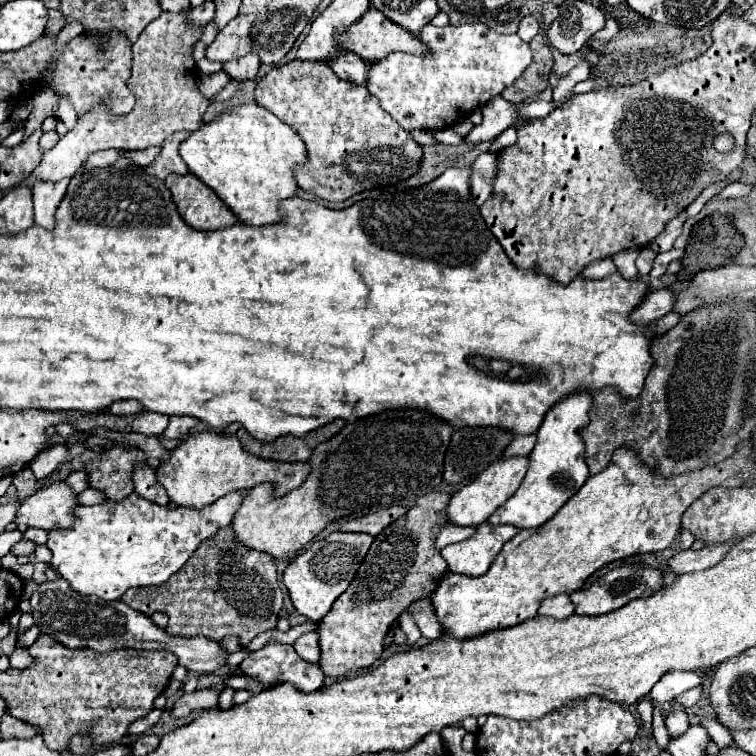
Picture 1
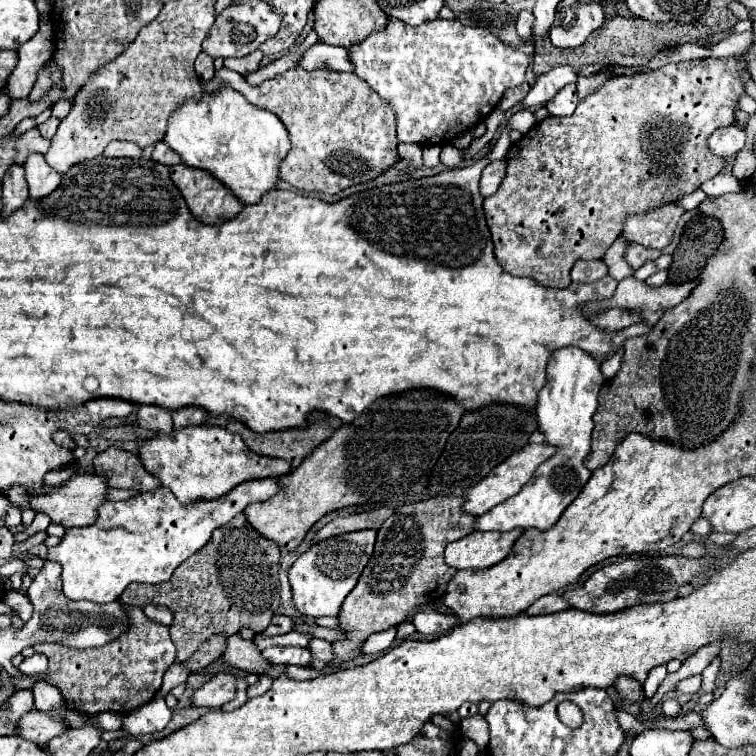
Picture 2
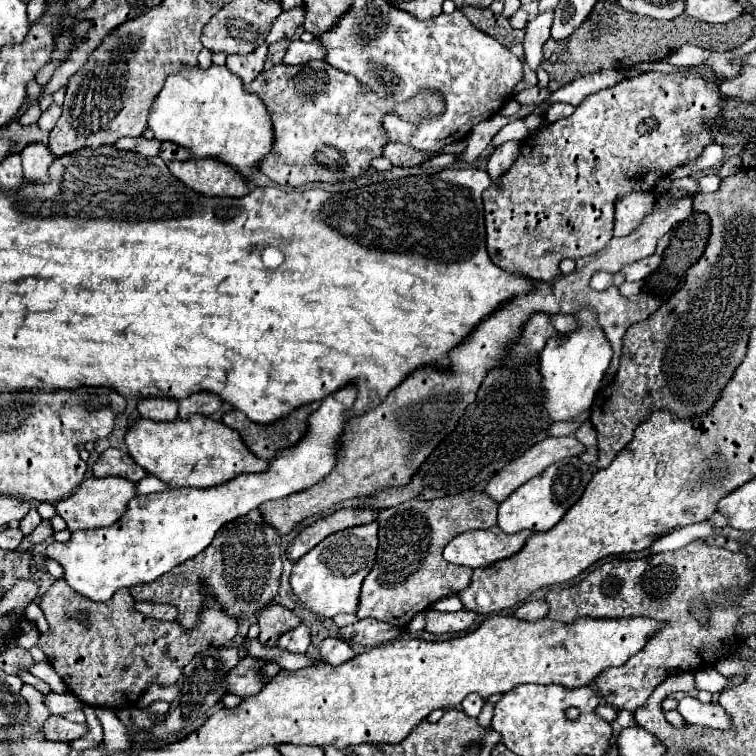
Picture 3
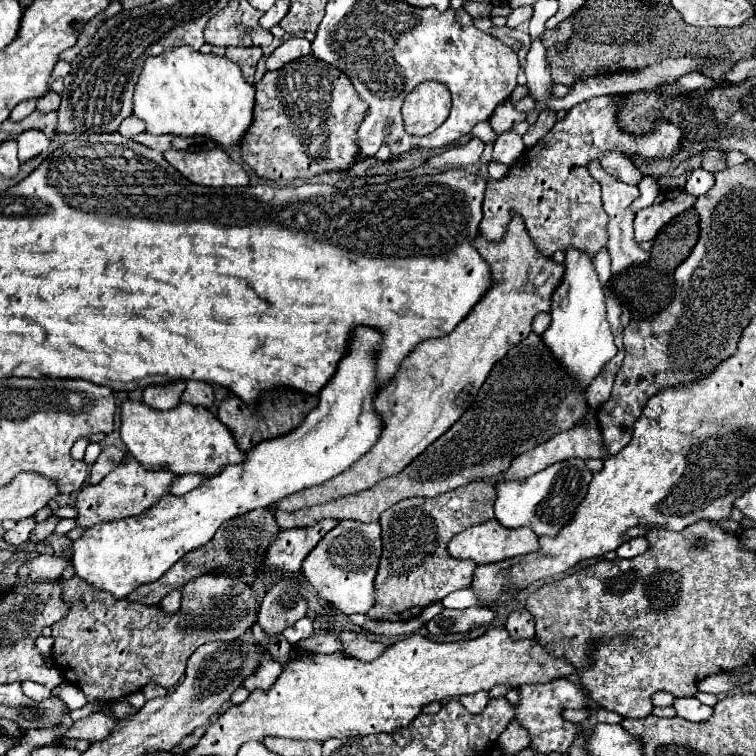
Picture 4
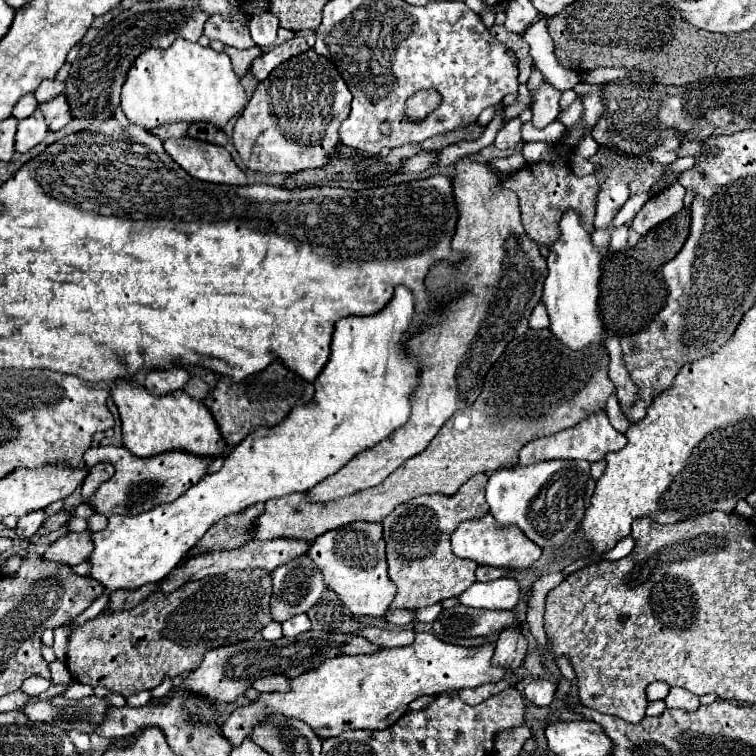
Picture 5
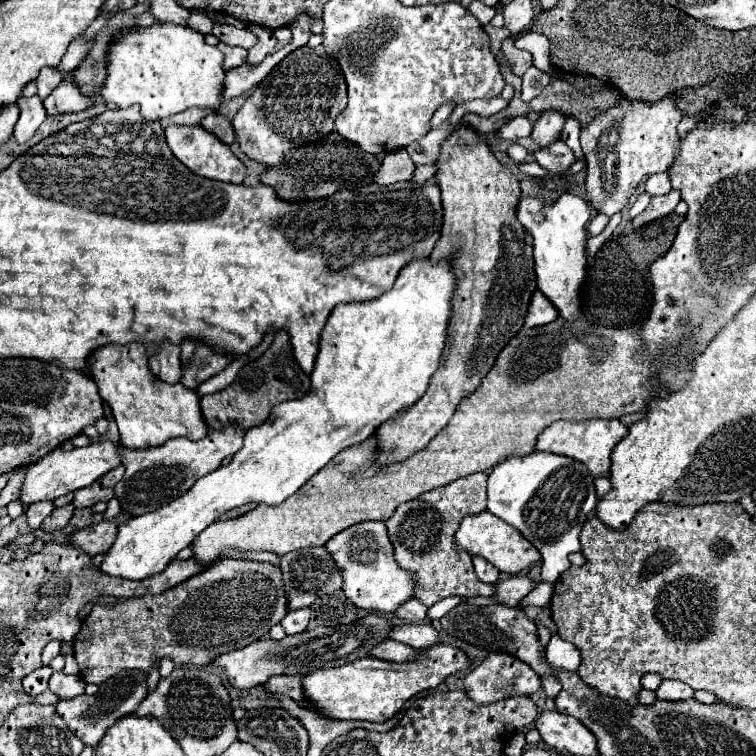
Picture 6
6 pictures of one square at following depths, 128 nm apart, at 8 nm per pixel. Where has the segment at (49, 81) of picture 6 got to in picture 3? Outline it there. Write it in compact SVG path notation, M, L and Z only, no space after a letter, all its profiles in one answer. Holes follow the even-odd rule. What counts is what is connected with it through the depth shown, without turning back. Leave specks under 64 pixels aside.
M52 104L46 112L42 112L42 116L40 116L40 120L38 120L38 128L50 132L50 130L56 126L60 114L62 114L62 108L56 106L56 104Z

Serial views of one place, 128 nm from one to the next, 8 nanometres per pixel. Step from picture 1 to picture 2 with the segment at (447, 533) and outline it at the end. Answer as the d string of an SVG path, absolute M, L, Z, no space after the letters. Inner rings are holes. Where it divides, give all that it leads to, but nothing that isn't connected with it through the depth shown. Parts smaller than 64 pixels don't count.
M562 348L556 350L548 362L548 384L540 392L540 402L536 406L538 428L544 432L546 442L558 446L546 462L538 466L532 478L522 486L522 490L508 498L506 502L494 506L482 514L474 530L496 530L508 532L512 528L540 528L548 530L556 524L566 506L580 494L584 484L590 478L590 470L584 466L584 458L591 449L591 435L594 422L592 416L598 408L598 392L604 384L598 360L586 354L580 348Z

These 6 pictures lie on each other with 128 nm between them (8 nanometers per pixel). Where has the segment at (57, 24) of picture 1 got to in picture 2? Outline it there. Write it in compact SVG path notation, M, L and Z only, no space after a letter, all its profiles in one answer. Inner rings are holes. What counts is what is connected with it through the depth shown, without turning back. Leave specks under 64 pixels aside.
M40 14L40 32L32 40L28 40L18 50L18 54L18 66L6 84L6 92L12 100L28 98L38 70L54 54L54 26L48 14Z

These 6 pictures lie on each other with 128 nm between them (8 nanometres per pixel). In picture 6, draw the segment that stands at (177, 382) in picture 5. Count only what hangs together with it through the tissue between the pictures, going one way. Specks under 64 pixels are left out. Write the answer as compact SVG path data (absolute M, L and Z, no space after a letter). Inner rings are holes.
M162 342L160 352L150 360L150 370L156 378L160 378L168 384L180 382L180 376L182 376L180 346L174 346L170 342Z

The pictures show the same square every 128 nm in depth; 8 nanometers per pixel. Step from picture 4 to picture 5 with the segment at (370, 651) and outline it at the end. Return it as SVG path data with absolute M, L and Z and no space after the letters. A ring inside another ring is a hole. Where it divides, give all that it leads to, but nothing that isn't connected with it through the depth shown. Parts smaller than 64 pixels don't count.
M360 628L356 630L362 638L368 642L380 646L380 648L398 648L408 646L414 642L414 632L410 628L404 630L380 630L380 628Z

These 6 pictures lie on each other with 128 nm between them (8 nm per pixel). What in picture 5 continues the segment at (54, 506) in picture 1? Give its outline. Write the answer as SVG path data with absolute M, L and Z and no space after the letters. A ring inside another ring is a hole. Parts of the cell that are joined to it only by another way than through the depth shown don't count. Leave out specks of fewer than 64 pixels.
M100 446L100 448L90 447L83 456L87 467L92 467L98 462L109 462L116 468L116 474L112 480L106 480L94 496L86 502L88 506L94 508L94 512L112 516L112 514L122 514L122 516L136 516L142 512L152 510L152 506L162 504L162 502L172 502L180 494L184 494L190 486L194 486L200 478L204 478L204 472L212 458L200 458L182 450L158 454L152 458L136 458L130 454L126 448L116 448L116 446Z

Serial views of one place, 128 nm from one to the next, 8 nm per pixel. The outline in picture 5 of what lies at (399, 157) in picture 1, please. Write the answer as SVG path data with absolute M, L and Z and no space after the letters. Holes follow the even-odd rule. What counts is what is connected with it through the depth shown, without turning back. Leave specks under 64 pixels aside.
M308 50L274 68L270 76L258 84L252 100L234 126L234 148L238 150L242 162L254 172L294 174L300 170L324 166L340 144L338 128L344 118L348 118L350 102L352 94L336 66L328 58L316 54L314 50ZM433 89L420 90L412 98L408 98L406 114L412 114L412 120L424 120L428 112L434 112L436 104L440 104L440 95Z

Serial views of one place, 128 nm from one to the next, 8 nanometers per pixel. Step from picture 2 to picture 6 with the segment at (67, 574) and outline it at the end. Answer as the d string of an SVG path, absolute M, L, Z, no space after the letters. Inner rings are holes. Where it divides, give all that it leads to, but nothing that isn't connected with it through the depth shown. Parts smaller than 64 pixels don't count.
M428 258L412 260L400 272L390 292L370 302L336 306L320 334L320 352L316 358L316 368L310 376L312 392L301 399L278 404L264 424L254 426L244 434L244 446L234 454L230 464L200 478L186 494L162 506L160 510L118 524L116 540L108 548L100 570L108 576L126 580L144 580L160 574L182 548L190 546L192 540L224 512L248 502L270 506L282 504L338 452L370 438L380 424L394 420L400 412L416 404L416 400L424 396L428 380L440 364L440 354L448 338L446 328L452 314L452 296L456 288L456 278L452 274L454 272L448 260L440 264L432 264Z

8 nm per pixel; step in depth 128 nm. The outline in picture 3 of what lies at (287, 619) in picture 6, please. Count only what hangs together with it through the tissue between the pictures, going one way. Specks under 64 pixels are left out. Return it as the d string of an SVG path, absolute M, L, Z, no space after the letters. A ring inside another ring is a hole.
M300 624L298 628L286 632L284 636L280 636L280 640L276 642L278 648L284 648L286 652L296 652L296 654L304 654L306 648L310 646L310 628Z

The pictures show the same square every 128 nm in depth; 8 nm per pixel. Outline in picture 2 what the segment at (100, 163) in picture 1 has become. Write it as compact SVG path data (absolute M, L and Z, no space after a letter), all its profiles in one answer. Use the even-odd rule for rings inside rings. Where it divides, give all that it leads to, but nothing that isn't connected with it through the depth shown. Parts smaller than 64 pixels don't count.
M112 142L104 148L104 158L138 158L142 150L130 142Z

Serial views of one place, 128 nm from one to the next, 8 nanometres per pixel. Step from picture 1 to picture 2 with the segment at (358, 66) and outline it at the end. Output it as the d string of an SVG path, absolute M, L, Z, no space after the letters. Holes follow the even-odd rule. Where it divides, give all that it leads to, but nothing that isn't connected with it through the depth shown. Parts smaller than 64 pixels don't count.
M324 42L314 44L300 60L300 66L304 70L326 68L334 72L352 72L352 60L348 60L348 50L340 46L328 46Z

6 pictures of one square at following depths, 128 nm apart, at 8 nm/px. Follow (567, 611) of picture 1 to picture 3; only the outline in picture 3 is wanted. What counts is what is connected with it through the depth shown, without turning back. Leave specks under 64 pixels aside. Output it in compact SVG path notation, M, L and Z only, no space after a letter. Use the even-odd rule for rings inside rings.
M528 600L514 612L516 618L530 620L530 622L544 618L546 614L548 614L548 602L546 600Z

